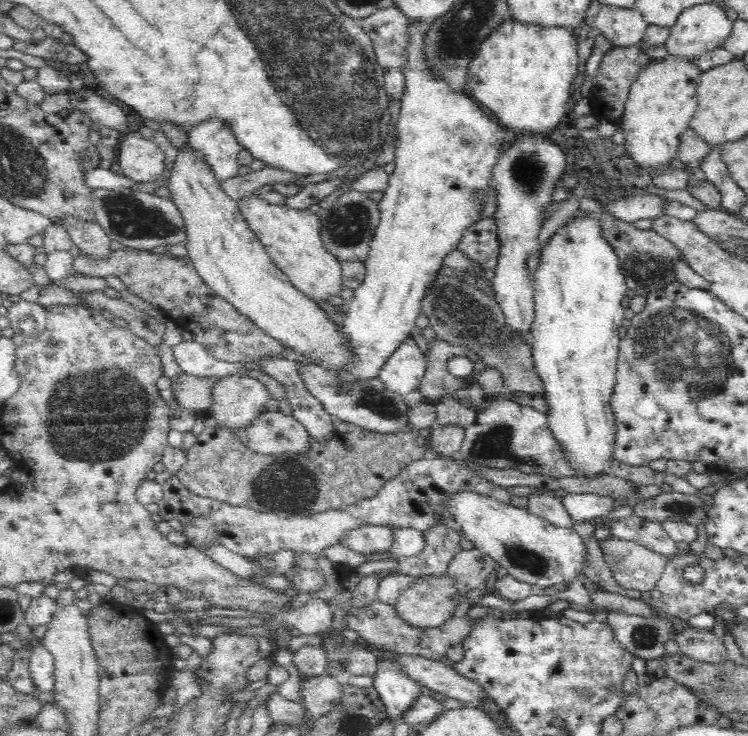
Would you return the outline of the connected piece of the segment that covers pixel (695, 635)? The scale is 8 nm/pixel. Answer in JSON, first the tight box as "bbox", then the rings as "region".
{"bbox":[675,626,728,665],"region":[[[688,626],[680,630],[675,641],[681,652],[694,660],[721,665],[728,662],[726,645],[722,638],[708,629]]]}

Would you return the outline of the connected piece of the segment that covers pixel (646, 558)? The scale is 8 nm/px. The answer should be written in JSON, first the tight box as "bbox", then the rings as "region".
{"bbox":[600,537,667,595],"region":[[[608,537],[600,542],[603,557],[619,586],[647,595],[662,576],[667,556],[637,542]]]}

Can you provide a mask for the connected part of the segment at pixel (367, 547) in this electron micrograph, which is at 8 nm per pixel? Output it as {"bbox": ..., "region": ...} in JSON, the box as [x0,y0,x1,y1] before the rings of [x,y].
{"bbox":[345,526,395,554],"region":[[[363,526],[346,534],[345,542],[349,548],[360,554],[390,554],[395,543],[395,534],[391,526]]]}

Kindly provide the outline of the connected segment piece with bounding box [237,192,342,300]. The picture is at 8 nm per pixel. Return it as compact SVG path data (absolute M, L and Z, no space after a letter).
M253 192L240 198L237 203L243 218L264 246L272 263L297 290L312 300L326 300L331 295L340 296L341 261L324 249L318 212L290 207L287 203L270 204L261 194Z

